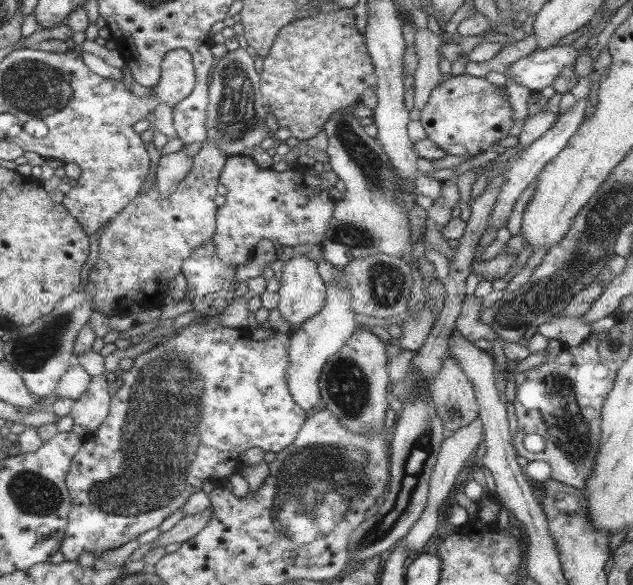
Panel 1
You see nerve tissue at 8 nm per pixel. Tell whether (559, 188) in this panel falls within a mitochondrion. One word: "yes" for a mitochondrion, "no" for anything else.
no

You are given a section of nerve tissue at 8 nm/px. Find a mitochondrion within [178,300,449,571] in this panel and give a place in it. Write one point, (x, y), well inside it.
(313, 481)

